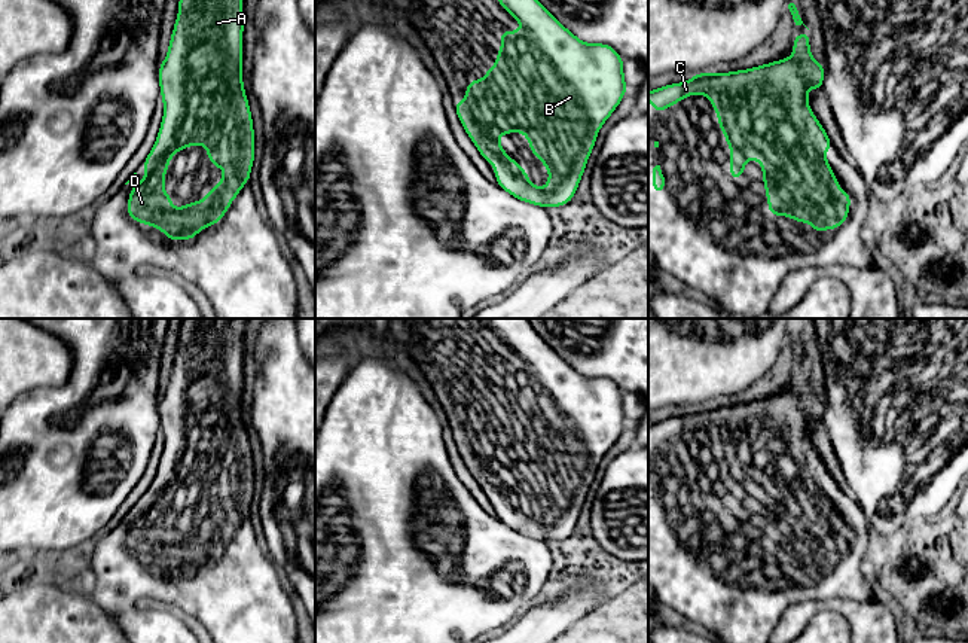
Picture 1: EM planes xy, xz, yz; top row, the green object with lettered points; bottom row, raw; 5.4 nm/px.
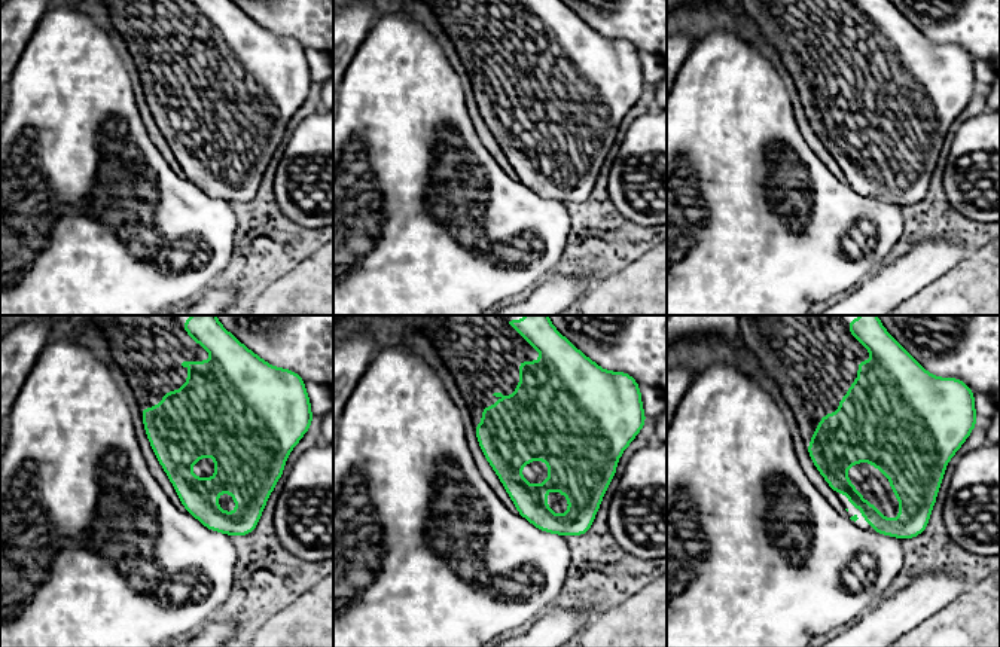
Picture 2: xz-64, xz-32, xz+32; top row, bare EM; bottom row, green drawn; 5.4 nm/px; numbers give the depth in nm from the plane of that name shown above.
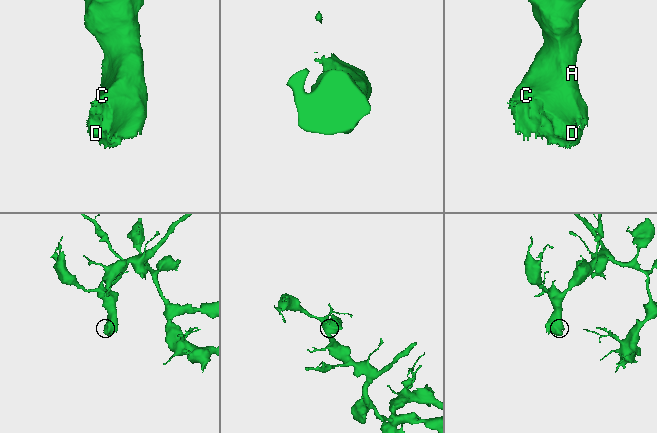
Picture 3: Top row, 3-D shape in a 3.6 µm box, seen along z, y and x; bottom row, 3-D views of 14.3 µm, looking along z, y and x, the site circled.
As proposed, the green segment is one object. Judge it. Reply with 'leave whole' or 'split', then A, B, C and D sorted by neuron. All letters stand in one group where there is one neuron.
leave whole | A B C D

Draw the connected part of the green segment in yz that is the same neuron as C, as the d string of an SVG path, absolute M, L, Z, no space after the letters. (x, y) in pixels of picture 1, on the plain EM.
M806 363L801 368L797 368L793 375L794 388L791 391L785 391L782 394L773 394L770 397L758 399L749 403L738 403L732 406L720 406L712 409L709 405L694 408L688 415L684 417L671 417L663 421L659 421L656 424L648 424L648 433L653 436L653 444L659 448L674 439L680 433L685 433L690 427L705 427L712 435L712 442L718 447L718 460L724 464L724 473L730 476L730 514L739 514L746 496L745 491L751 490L755 494L760 494L763 497L763 515L766 519L766 530L769 534L769 548L770 549L791 549L794 555L809 555L813 560L813 566L819 567L825 561L830 561L831 564L836 564L849 549L849 536L852 534L852 530L848 525L843 525L837 519L837 512L831 505L830 497L827 496L825 482L834 482L827 466L824 464L822 458L818 455L816 450L812 447L812 444L807 439L807 420L813 420L818 426L821 426L822 417L824 417L824 397L816 396L809 383L809 372L810 366Z

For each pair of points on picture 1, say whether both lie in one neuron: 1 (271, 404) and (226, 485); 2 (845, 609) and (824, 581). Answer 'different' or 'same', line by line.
1: different
2: different

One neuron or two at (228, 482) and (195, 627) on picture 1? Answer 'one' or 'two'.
two

